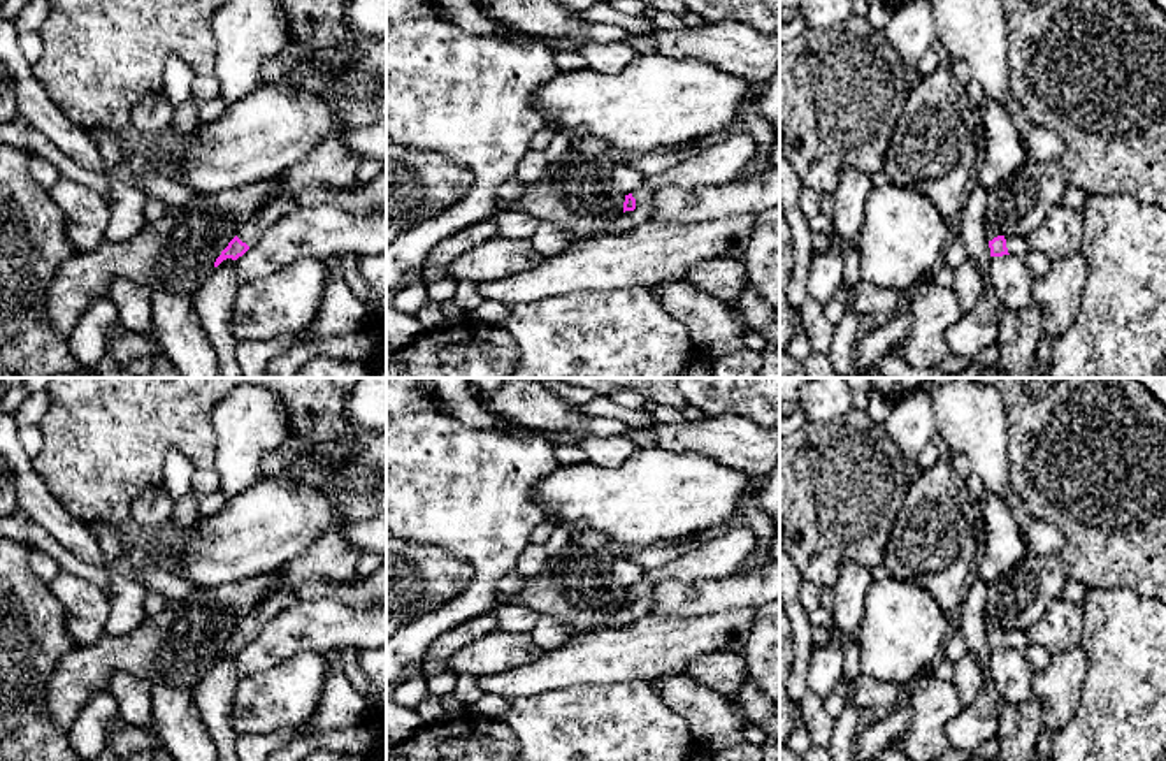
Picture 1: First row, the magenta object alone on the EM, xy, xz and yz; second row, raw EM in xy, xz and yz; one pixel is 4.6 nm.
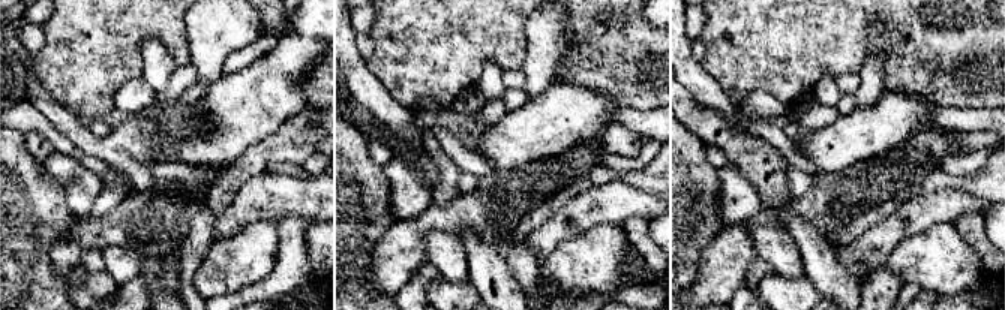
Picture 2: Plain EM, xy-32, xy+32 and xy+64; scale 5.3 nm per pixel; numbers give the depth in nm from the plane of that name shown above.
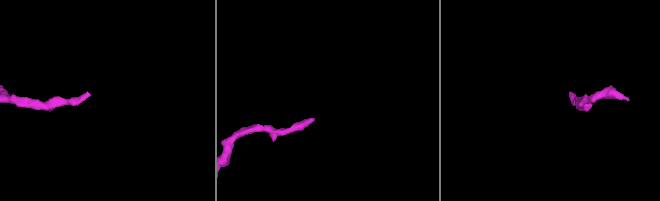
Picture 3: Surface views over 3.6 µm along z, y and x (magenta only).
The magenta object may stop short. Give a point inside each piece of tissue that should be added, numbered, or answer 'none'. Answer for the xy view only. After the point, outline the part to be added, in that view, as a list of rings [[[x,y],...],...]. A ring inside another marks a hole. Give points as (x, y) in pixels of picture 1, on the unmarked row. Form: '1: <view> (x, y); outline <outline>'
1: xy (332, 558); outline [[[339,529],[327,531],[300,557],[281,569],[276,591],[267,587],[263,598],[237,622],[237,631],[253,640],[295,598],[300,585],[316,578],[349,582],[365,552],[348,543]]]

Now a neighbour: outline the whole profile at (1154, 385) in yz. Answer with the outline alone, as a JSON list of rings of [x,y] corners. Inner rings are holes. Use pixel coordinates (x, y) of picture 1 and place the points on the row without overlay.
[[[1133,378],[1166,408],[1166,378]]]

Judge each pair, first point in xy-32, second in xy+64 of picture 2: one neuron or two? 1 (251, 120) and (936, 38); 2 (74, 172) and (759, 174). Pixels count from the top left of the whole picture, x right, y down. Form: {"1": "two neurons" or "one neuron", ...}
{"1": "two neurons", "2": "two neurons"}

